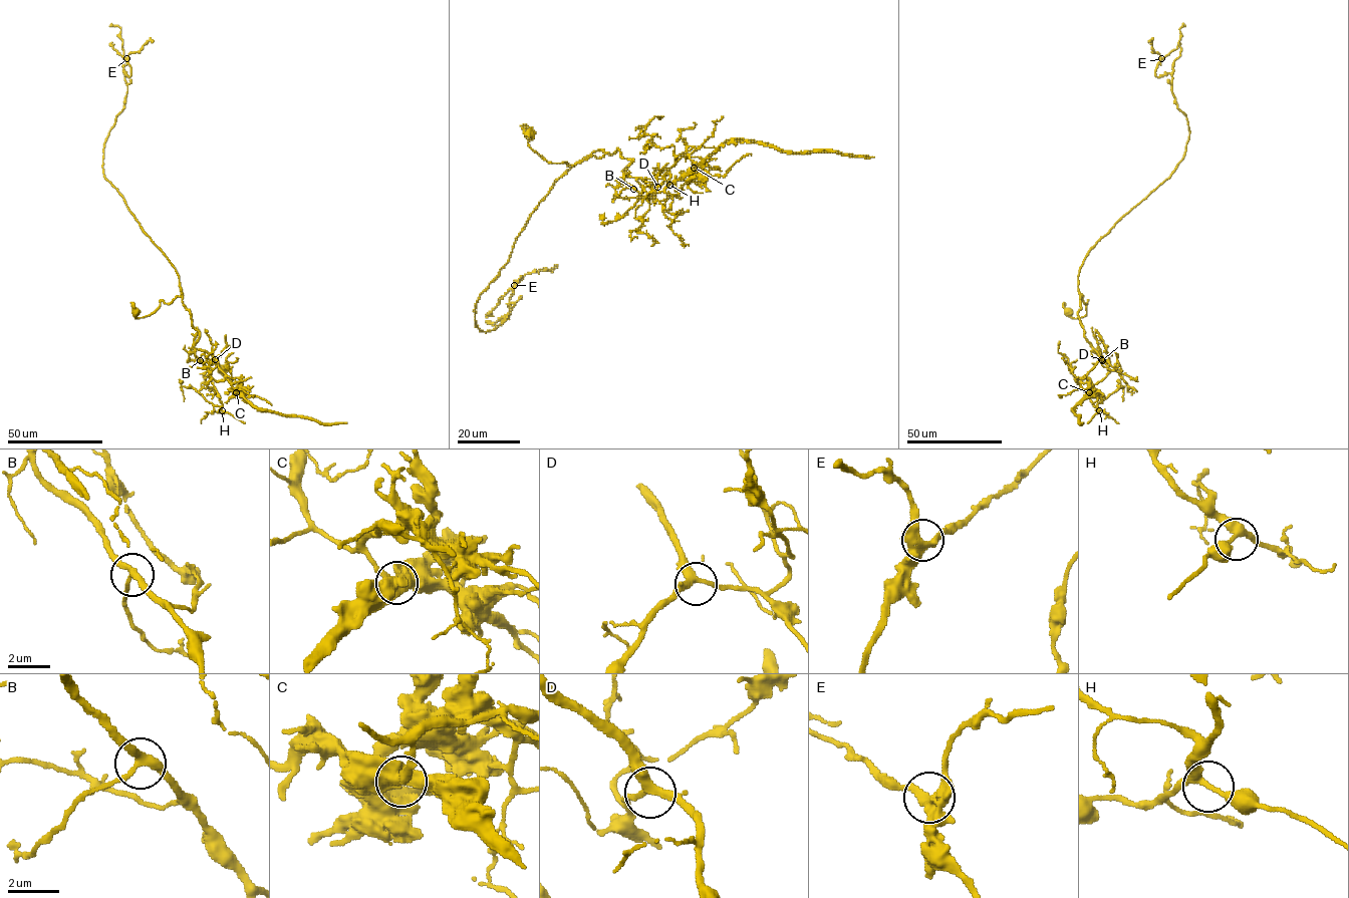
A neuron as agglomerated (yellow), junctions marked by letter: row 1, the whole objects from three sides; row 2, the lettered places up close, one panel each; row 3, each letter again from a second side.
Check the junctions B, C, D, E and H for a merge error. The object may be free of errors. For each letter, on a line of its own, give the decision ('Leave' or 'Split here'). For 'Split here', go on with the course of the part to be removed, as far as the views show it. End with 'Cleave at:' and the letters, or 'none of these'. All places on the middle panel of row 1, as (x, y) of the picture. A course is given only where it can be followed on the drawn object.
B: Leave
C: Split here. Course of the part to remove: (694, 168), (699, 168), (722, 145), (734, 140), (752, 140), (787, 151), (829, 151), (874, 157)
D: Leave
E: Leave
H: Leave
Cleave at: C

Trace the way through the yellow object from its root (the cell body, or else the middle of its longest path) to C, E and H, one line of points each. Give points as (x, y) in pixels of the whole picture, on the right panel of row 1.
C: (1068, 311), (1085, 316), (1087, 300), (1080, 295), (1078, 318), (1100, 358), (1080, 382), (1089, 393)
E: (1068, 311), (1086, 315), (1077, 276), (1088, 251), (1184, 154), (1186, 116), (1171, 75), (1155, 75), (1161, 58)
H: (1068, 311), (1085, 316), (1087, 300), (1080, 295), (1079, 321), (1108, 370), (1090, 395), (1099, 410)

